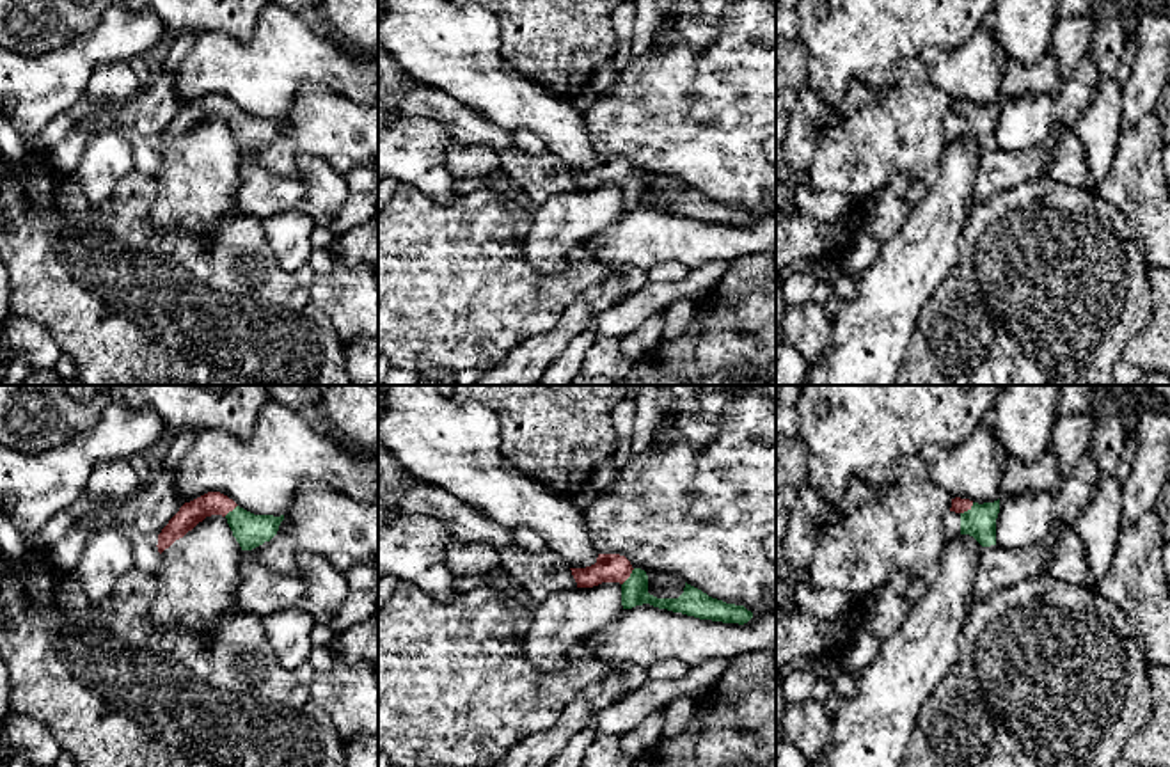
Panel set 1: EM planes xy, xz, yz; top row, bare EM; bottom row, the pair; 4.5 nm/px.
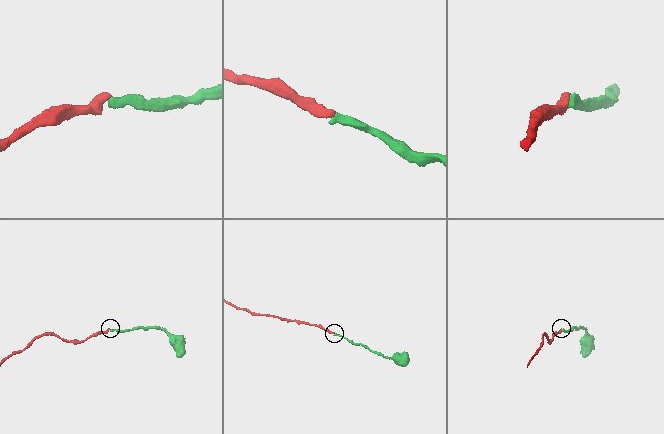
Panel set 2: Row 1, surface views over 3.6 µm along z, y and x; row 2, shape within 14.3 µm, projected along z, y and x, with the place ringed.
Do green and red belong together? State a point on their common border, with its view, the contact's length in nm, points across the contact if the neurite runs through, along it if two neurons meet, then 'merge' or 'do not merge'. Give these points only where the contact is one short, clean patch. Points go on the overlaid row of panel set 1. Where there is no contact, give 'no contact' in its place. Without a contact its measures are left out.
meets green in xz at (629, 577); contact 100 nm long; runs through xz (634, 592), (629, 577), (618, 569), (609, 567); merge

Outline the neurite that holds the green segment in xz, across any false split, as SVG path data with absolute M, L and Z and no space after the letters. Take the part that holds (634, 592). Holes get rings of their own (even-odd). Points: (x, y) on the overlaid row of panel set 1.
M598 554L595 565L570 570L577 588L593 588L602 582L620 582L623 609L650 604L659 609L682 613L700 620L739 625L744 625L753 618L753 613L744 605L726 604L723 600L712 598L687 582L684 593L678 598L657 598L648 593L646 572L634 568L630 561L620 554Z

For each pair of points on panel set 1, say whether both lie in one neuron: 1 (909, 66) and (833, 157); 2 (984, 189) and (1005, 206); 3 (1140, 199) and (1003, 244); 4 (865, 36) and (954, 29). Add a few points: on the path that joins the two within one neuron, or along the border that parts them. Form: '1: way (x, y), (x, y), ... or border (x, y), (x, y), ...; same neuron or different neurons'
1: way (909, 91), (858, 142); same neuron
2: border (1032, 180), (995, 192), (975, 205); different neurons
3: border (1096, 192), (1131, 222), (1140, 238); different neurons
4: way (886, 31), (932, 31); same neuron

